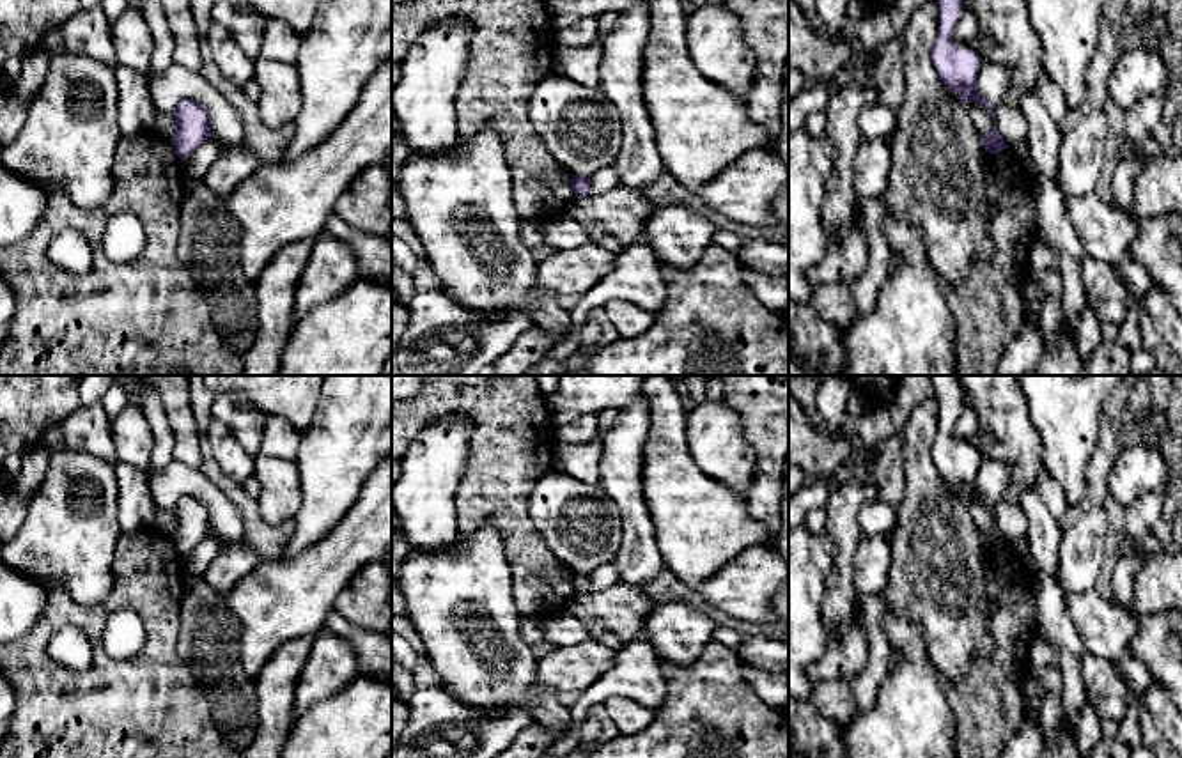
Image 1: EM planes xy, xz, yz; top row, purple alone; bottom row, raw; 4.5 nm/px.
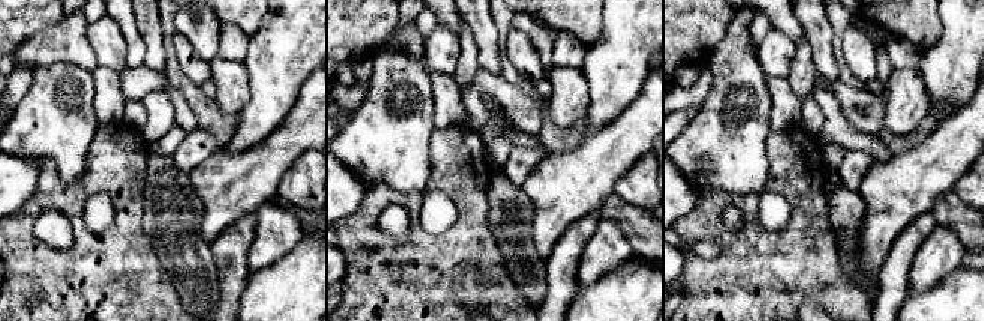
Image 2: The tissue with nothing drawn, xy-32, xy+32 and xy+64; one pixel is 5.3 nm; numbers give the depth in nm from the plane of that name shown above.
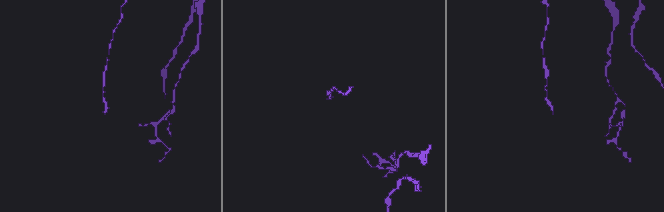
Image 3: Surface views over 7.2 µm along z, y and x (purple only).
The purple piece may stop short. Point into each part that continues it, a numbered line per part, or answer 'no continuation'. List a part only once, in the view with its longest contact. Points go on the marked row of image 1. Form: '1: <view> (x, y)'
no continuation

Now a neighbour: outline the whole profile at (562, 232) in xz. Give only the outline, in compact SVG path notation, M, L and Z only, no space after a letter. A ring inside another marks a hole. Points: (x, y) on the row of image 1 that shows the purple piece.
M565 214L548 220L544 227L544 243L556 251L565 251L590 243L590 237L581 223Z

